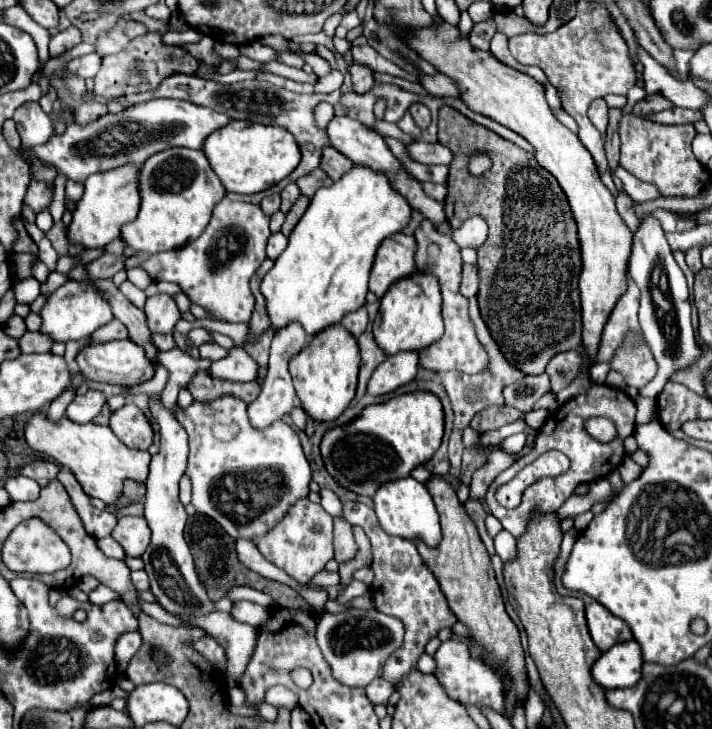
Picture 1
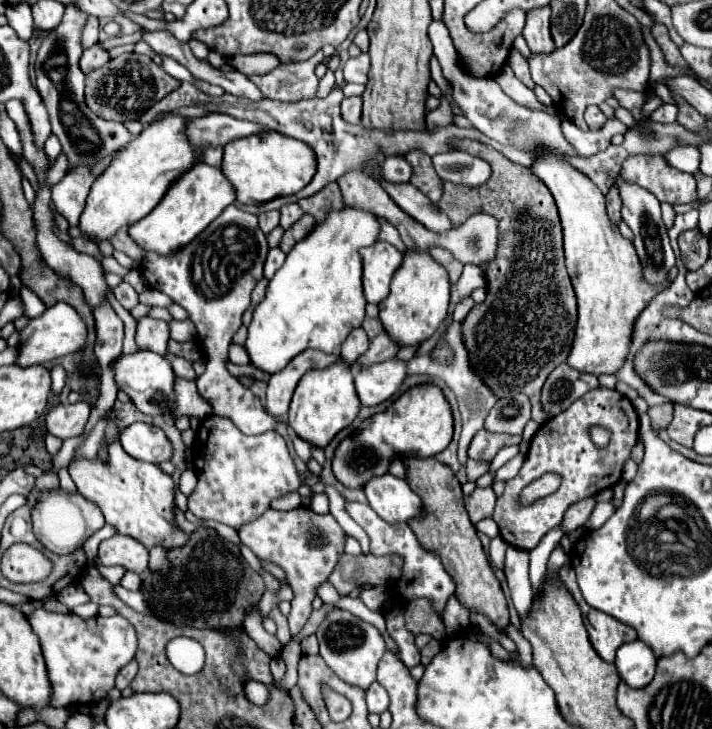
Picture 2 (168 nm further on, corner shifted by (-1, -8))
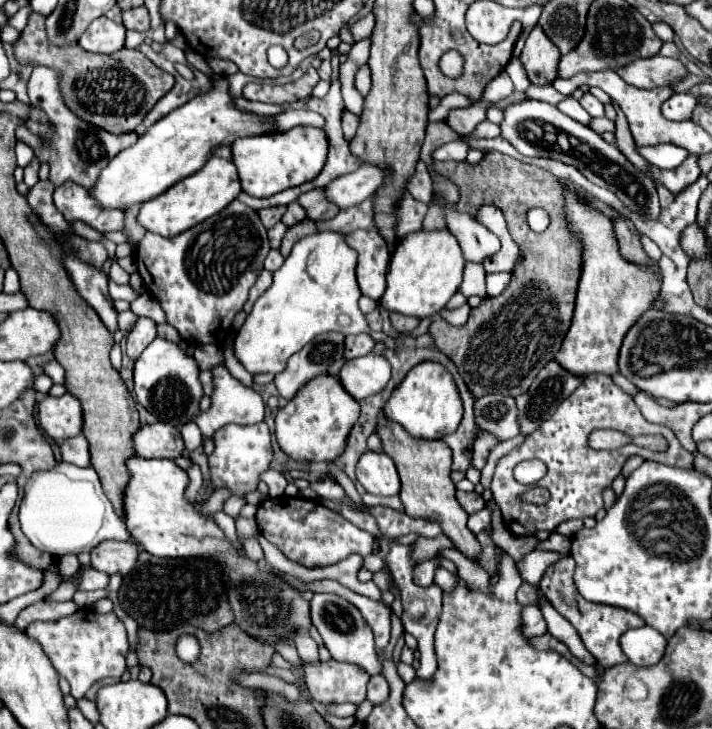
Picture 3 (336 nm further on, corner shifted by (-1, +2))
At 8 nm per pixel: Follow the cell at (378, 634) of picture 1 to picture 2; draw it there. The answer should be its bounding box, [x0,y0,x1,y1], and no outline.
[317,609,387,689]

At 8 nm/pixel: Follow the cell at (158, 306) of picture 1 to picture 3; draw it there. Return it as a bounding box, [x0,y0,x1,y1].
[127,317,157,361]

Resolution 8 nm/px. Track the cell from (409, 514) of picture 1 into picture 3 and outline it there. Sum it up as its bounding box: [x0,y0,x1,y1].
[357,451,401,497]

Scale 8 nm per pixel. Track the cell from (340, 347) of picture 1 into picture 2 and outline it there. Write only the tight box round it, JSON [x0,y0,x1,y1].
[287,359,361,449]

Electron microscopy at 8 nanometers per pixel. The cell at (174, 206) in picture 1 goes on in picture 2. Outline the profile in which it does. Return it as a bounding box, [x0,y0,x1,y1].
[129,163,235,255]

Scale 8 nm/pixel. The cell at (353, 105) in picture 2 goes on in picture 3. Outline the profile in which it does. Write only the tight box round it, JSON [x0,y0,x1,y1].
[343,111,359,139]

